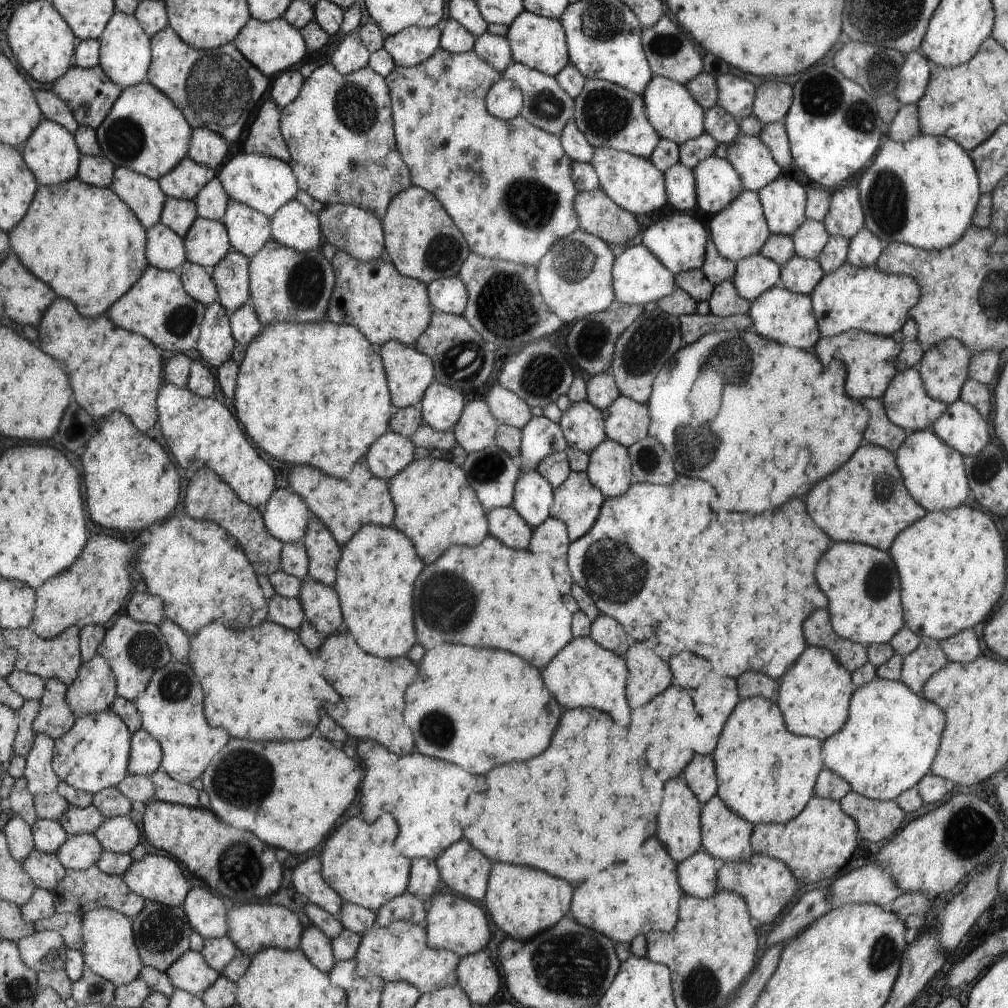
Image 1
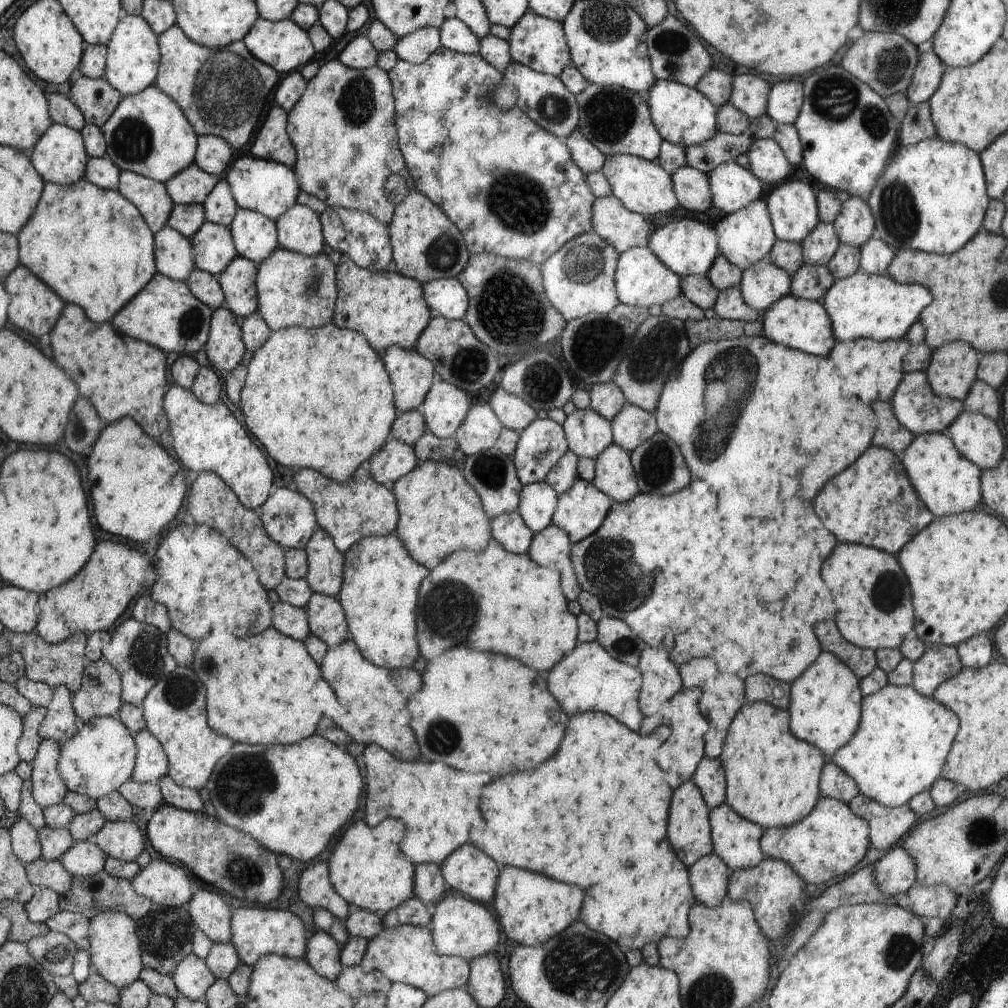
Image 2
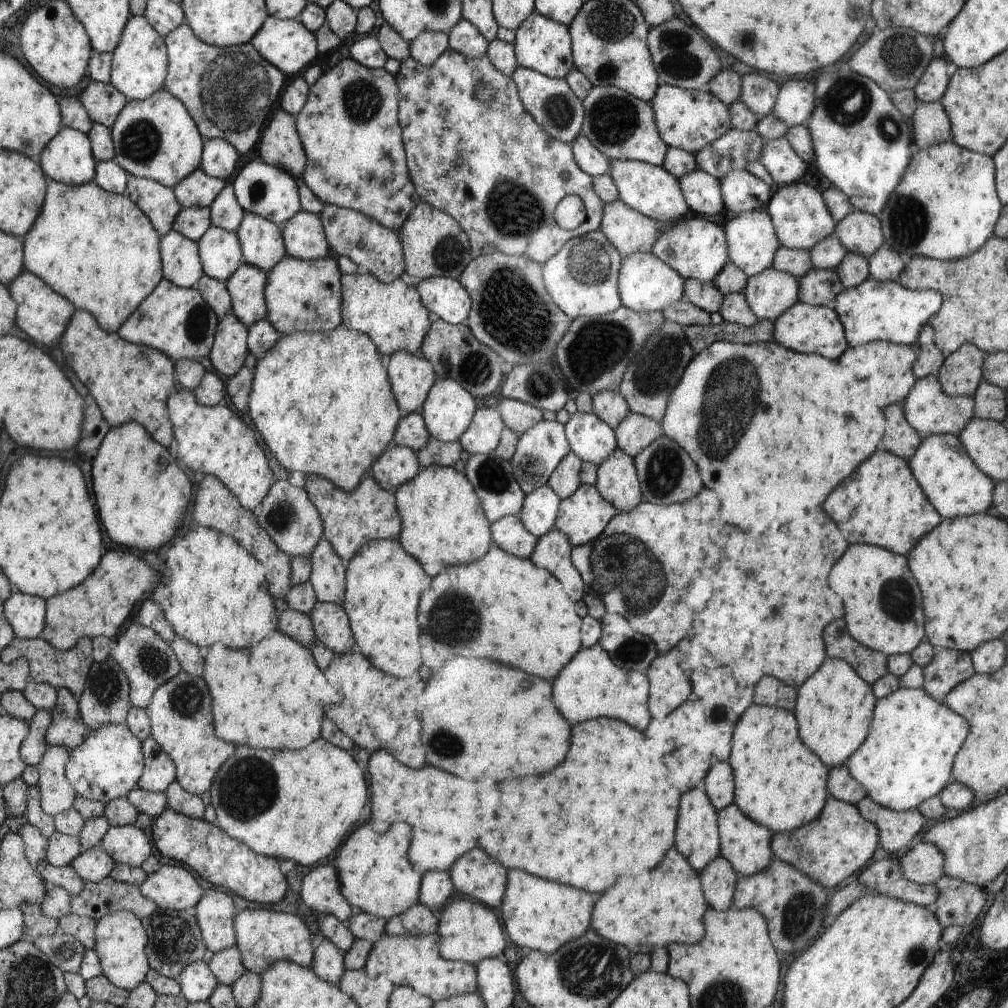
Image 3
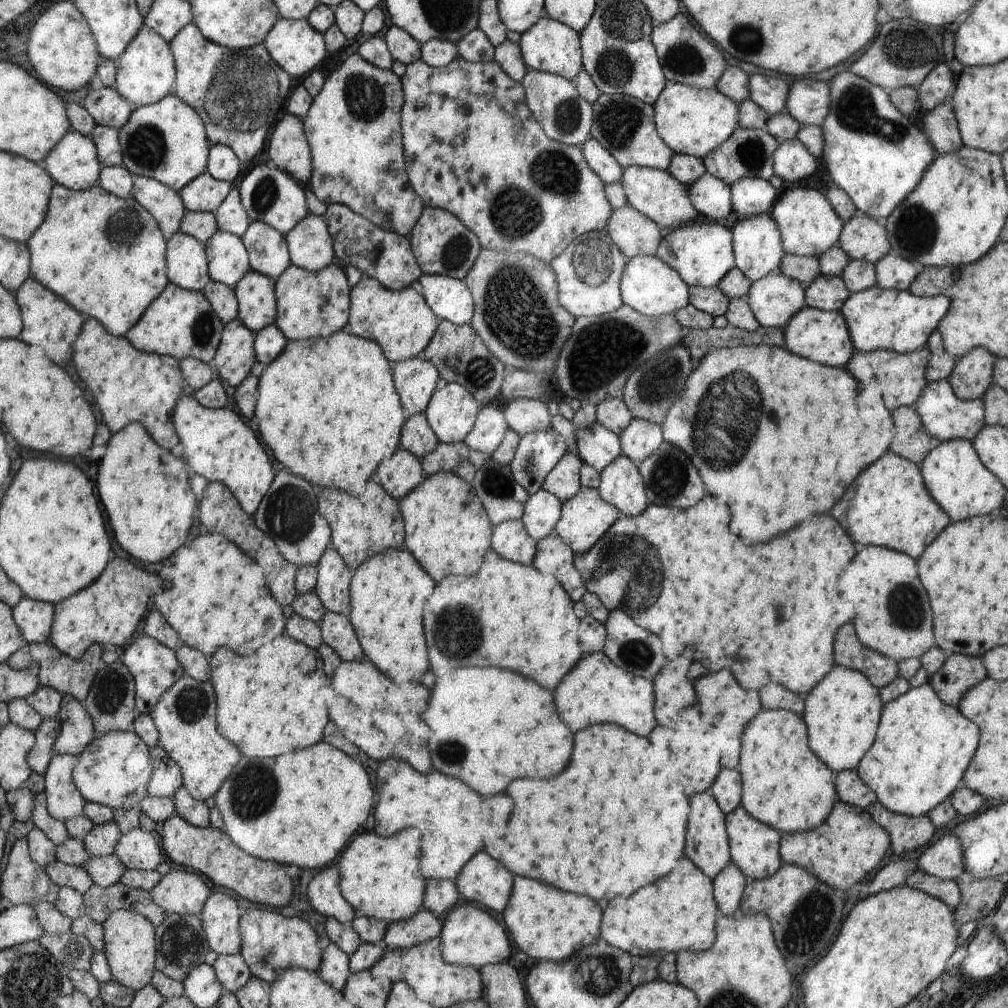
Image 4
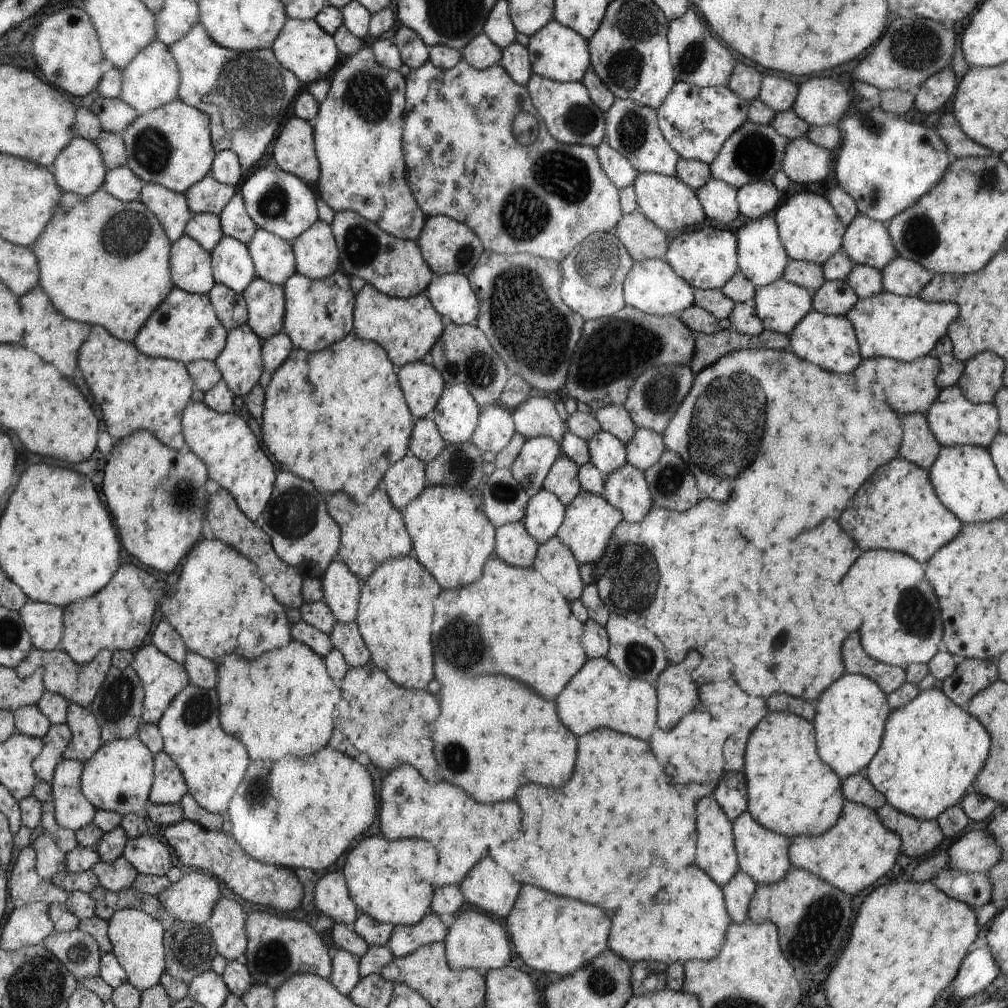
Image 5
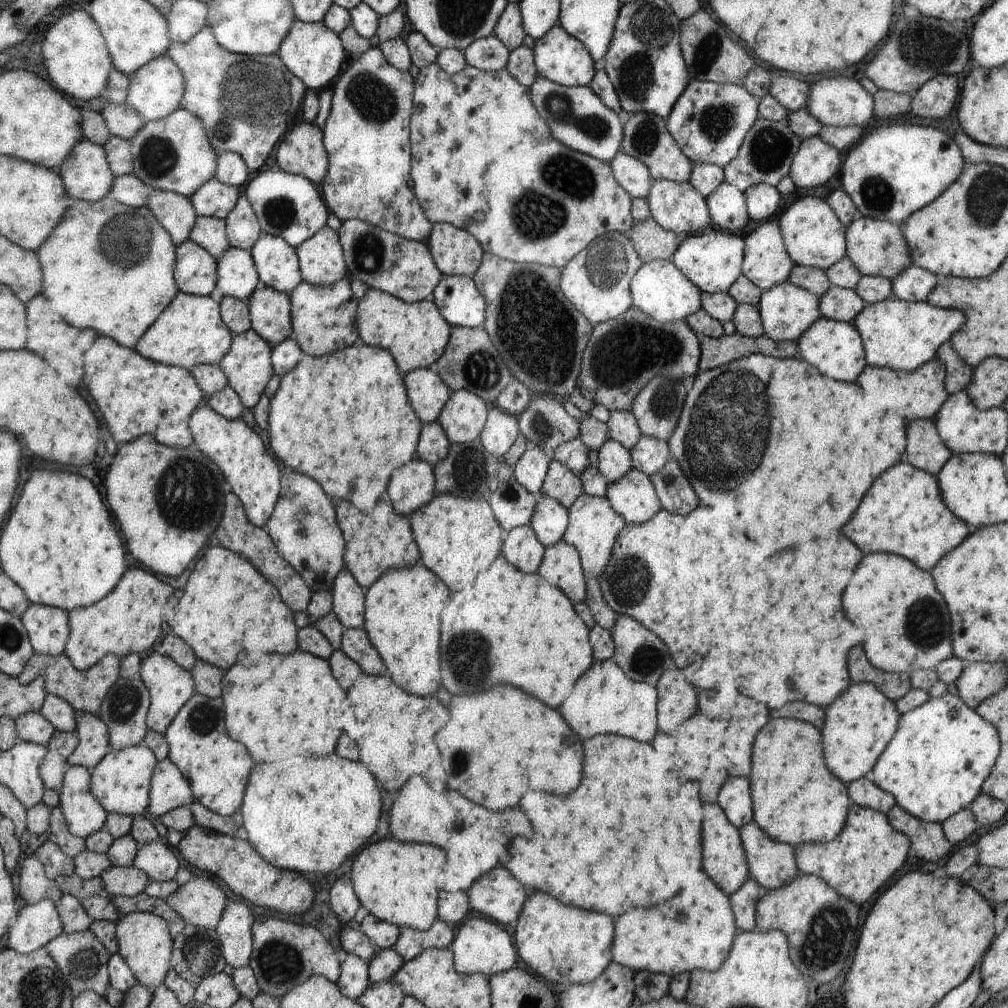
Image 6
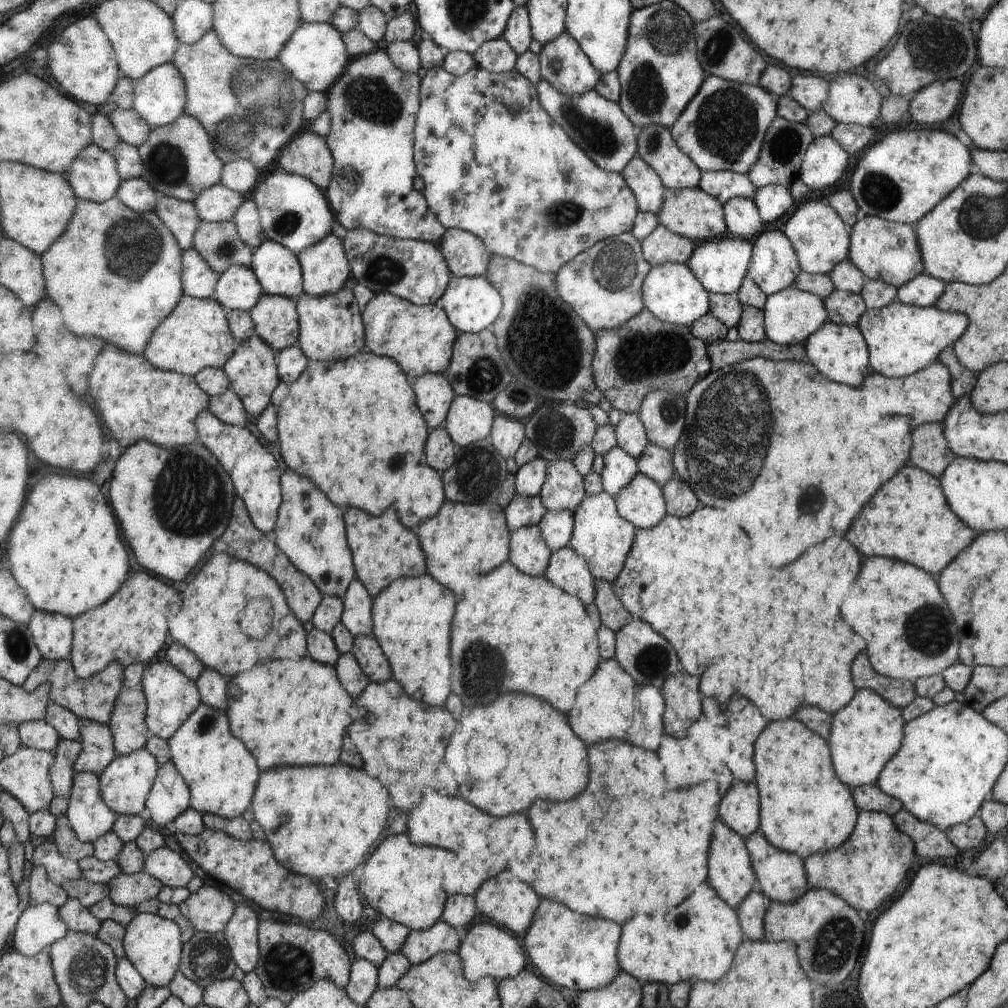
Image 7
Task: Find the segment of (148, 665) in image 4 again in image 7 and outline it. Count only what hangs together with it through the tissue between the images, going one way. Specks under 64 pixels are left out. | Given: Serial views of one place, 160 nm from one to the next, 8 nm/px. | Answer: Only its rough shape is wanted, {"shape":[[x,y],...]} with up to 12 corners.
{"shape":[[168,662],[146,668],[150,735],[168,741],[202,704]]}

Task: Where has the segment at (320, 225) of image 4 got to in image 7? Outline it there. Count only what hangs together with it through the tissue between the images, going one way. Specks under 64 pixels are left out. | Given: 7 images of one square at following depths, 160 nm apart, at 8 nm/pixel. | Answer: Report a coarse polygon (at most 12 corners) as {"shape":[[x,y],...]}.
{"shape":[[330,234],[297,254],[308,296],[350,278],[343,240]]}

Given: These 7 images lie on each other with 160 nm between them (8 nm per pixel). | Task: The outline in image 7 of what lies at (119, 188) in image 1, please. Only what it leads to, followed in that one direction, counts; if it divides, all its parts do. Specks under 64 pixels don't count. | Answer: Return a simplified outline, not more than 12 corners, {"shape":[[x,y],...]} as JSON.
{"shape":[[162,195],[155,214],[183,252],[202,222],[193,202]]}

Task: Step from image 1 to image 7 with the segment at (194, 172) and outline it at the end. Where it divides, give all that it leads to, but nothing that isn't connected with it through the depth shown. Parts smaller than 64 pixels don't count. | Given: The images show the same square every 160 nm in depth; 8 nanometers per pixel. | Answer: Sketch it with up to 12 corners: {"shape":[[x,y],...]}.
{"shape":[[221,183],[196,200],[204,222],[234,218],[245,199]]}

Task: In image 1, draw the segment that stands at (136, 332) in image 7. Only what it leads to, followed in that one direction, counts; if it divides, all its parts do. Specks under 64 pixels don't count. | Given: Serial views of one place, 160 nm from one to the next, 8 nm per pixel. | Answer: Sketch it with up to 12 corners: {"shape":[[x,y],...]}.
{"shape":[[42,186],[11,251],[88,317],[149,266],[110,187]]}

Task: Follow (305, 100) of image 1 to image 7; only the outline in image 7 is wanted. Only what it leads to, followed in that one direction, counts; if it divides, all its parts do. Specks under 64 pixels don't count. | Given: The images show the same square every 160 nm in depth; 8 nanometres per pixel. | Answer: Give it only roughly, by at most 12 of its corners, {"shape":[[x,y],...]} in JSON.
{"shape":[[388,52],[327,91],[339,224],[439,245],[412,188],[421,78]]}

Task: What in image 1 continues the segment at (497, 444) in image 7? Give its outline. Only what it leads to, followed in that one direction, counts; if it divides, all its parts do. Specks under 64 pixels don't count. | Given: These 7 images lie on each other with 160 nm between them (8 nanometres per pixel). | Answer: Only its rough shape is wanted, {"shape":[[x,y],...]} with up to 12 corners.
{"shape":[[486,401],[466,405],[454,433],[469,452],[494,444],[500,423]]}

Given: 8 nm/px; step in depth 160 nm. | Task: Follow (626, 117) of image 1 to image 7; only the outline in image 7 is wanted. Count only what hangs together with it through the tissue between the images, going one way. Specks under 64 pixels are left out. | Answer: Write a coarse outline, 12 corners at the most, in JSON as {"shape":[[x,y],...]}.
{"shape":[[643,126],[638,157],[665,188],[700,186],[702,171],[669,128]]}

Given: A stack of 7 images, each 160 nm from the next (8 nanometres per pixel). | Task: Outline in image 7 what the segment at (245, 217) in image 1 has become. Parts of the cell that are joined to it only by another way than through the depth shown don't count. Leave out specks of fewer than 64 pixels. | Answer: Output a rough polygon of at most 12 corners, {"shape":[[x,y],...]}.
{"shape":[[265,240],[251,269],[264,295],[304,293],[297,254]]}

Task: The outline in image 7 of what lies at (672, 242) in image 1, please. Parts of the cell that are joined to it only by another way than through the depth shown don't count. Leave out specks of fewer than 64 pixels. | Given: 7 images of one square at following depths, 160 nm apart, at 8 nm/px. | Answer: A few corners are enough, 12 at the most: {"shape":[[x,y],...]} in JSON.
{"shape":[[698,243],[687,266],[708,293],[737,293],[754,246]]}

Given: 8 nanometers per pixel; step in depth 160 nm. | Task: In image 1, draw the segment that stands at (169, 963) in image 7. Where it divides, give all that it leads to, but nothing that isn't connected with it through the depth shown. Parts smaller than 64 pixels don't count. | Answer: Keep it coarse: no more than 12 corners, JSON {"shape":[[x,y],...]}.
{"shape":[[106,907],[81,919],[85,968],[115,987],[144,962],[132,919]]}

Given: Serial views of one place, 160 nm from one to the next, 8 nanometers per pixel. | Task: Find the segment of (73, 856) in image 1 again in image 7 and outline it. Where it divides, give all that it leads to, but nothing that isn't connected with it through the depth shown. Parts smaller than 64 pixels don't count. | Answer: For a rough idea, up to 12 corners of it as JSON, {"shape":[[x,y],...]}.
{"shape":[[120,873],[107,886],[114,903],[132,909],[157,898],[160,880]]}

